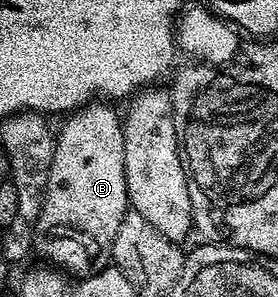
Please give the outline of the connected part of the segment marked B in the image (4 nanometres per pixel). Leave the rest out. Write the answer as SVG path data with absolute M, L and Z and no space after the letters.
M108 102L83 104L67 117L68 120L55 133L53 161L50 162L49 177L46 178L44 201L41 214L32 233L35 255L45 256L56 264L61 264L76 278L93 276L109 267L112 259L114 234L122 218L130 211L126 190L126 170L124 169L124 126L121 113L115 112Z

